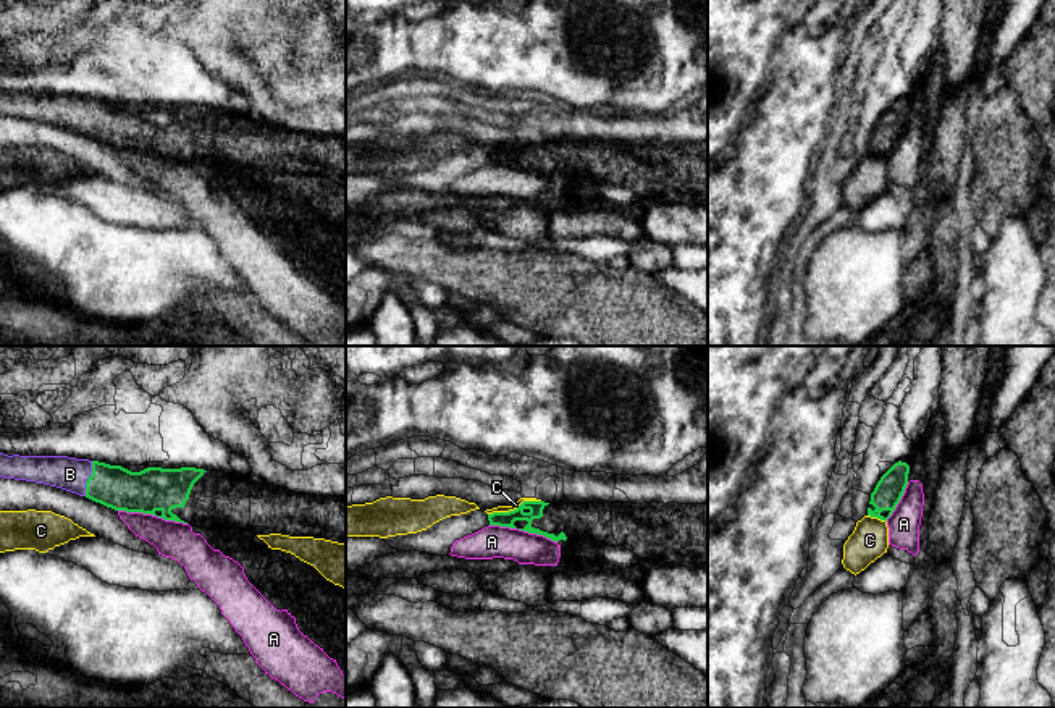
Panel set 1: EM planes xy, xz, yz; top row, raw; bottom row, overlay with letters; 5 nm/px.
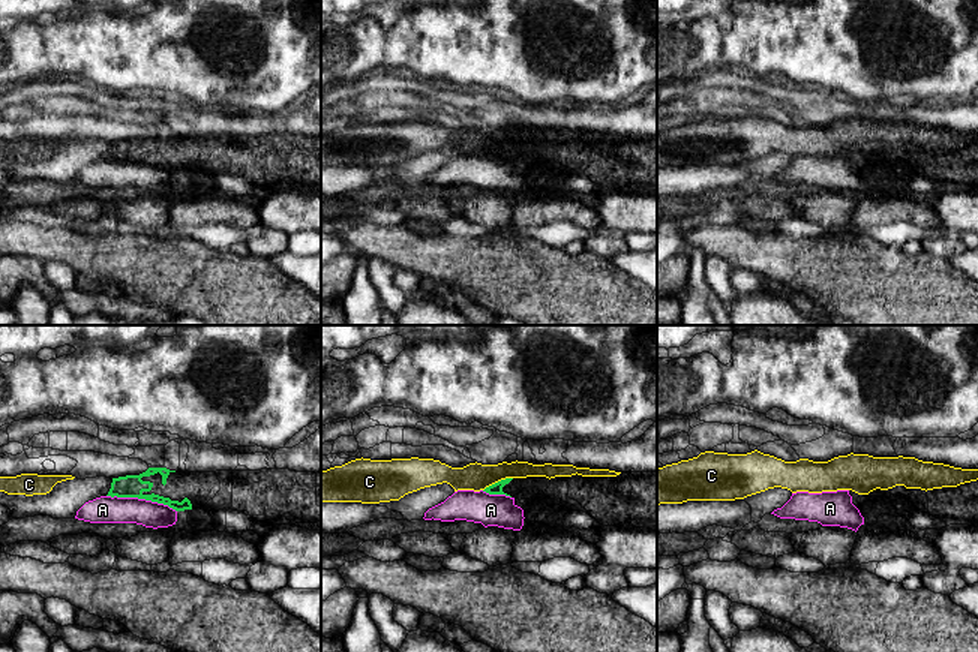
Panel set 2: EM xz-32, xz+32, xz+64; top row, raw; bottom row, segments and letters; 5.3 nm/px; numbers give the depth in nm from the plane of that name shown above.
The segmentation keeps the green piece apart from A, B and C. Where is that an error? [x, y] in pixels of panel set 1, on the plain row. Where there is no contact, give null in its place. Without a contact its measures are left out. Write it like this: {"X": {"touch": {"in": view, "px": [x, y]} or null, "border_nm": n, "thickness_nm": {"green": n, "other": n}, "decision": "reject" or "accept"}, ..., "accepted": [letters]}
{"A": {"touch": {"in": "xy", "px": [152, 152]}, "border_nm": 360, "thickness_nm": {"green": 220, "other": 190}, "decision": "reject"}, "B": {"touch": {"in": "xy", "px": [88, 117]}, "border_nm": 180, "thickness_nm": {"green": 220, "other": 170}, "decision": "accept"}, "C": {"touch": {"in": "xz", "px": [514, 147]}, "border_nm": 280, "thickness_nm": {"green": 80, "other": 30}, "decision": "reject"}, "accepted": ["B"]}

